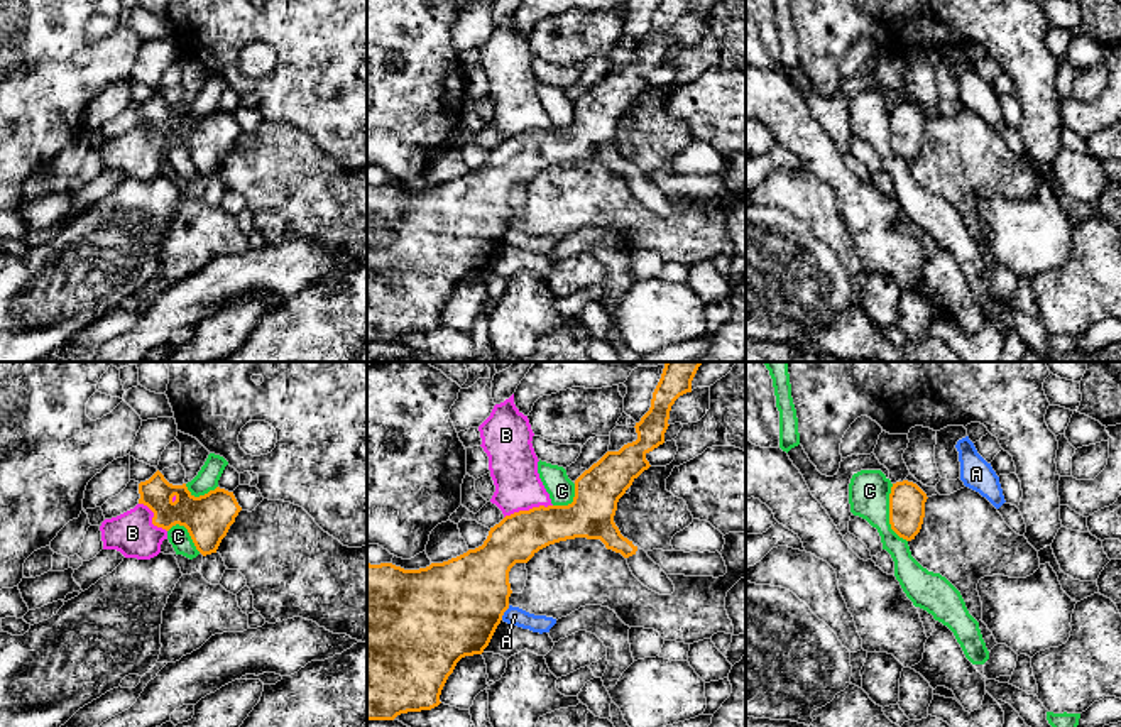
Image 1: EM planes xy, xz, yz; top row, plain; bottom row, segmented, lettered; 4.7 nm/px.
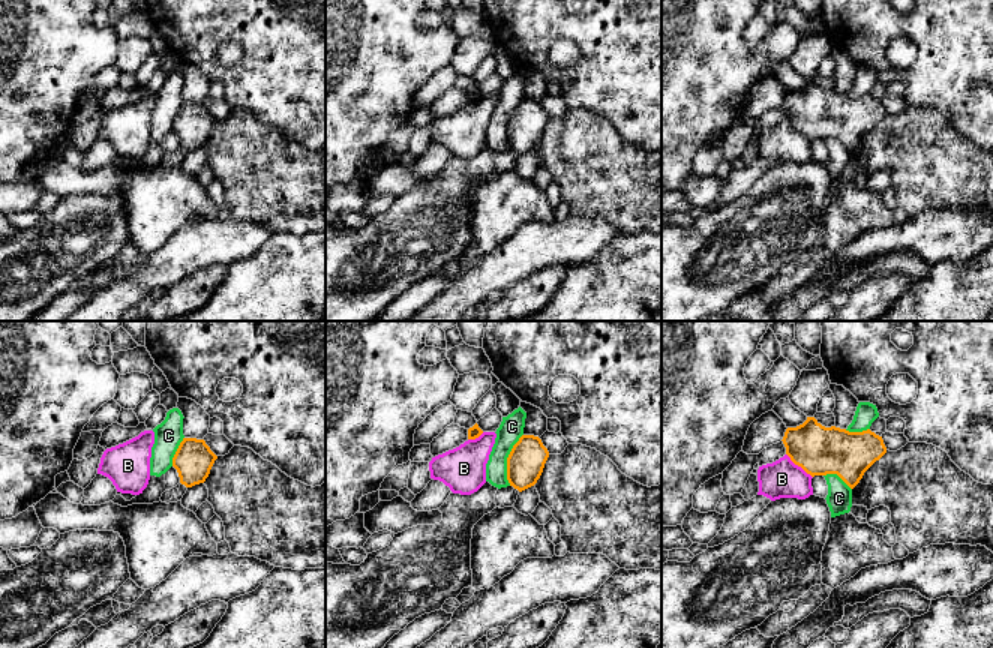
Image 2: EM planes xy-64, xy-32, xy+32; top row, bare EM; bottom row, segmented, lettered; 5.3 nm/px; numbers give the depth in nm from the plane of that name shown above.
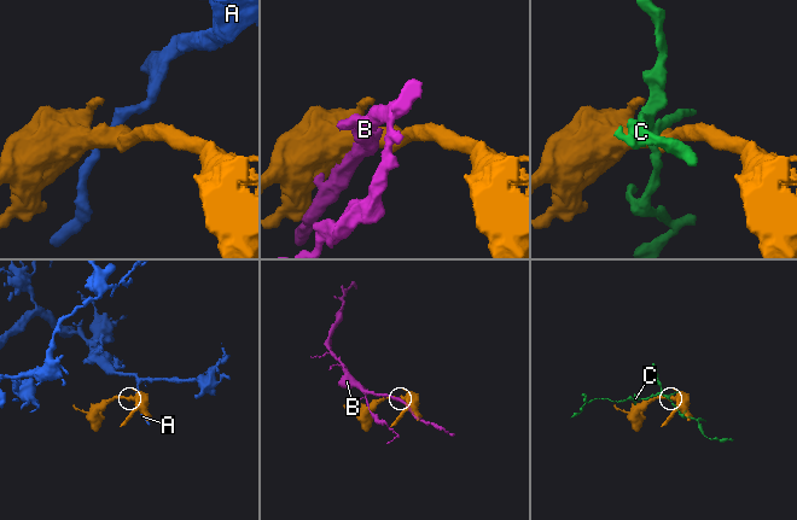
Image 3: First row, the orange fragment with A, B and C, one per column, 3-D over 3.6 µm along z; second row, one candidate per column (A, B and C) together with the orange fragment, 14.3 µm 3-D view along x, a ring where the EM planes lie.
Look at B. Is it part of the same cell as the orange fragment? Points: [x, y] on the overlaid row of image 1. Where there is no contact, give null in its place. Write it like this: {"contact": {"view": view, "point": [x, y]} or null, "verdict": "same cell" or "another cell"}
{"contact": {"view": "xz", "point": [530, 509]}, "verdict": "another cell"}

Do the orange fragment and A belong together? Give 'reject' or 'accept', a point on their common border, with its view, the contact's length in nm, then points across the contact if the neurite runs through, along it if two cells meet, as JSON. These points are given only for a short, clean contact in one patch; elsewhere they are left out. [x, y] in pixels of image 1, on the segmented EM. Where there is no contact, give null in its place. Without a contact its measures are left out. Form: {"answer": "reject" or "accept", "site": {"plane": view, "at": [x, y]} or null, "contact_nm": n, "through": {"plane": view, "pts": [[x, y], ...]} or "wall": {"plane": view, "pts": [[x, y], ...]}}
{"answer": "reject", "site": {"plane": "xz", "at": [504, 611]}, "contact_nm": 80, "wall": {"plane": "xz", "pts": [[509, 606], [501, 619]]}}

